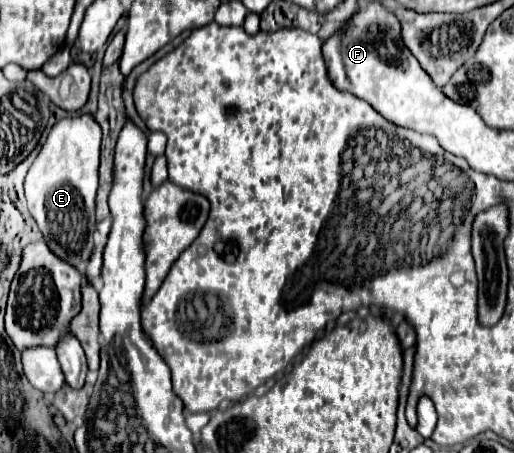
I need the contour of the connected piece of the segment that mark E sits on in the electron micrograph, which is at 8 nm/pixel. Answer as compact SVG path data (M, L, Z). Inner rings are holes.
M92 115L58 121L42 145L38 159L32 163L24 183L28 209L50 251L72 263L72 267L76 267L80 273L86 269L94 251L94 199L98 187L100 139L102 129Z

